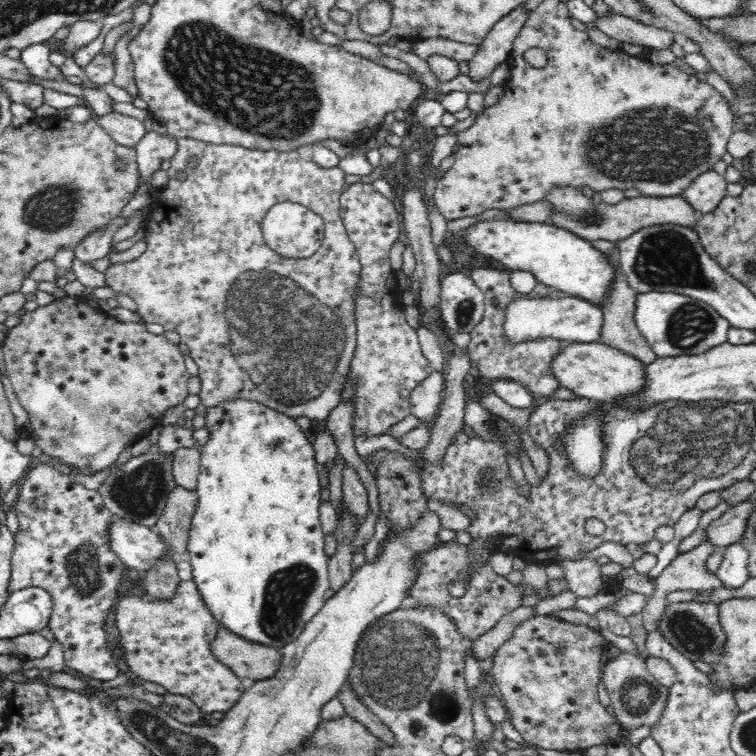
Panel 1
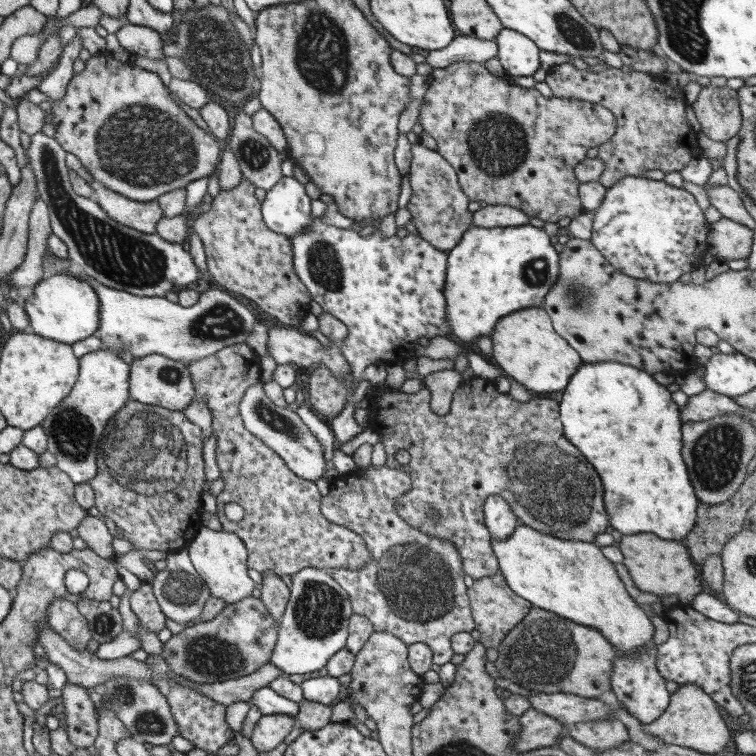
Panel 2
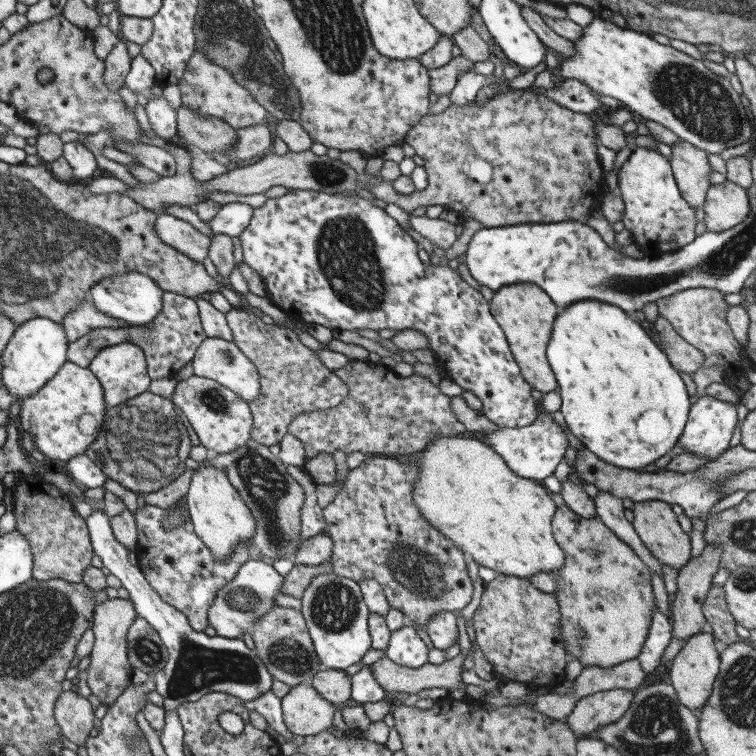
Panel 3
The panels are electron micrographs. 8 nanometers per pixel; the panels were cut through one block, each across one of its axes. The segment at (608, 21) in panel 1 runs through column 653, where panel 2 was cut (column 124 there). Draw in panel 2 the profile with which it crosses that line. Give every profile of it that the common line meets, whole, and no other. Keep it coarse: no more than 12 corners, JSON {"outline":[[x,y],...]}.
{"outline":[[129,23],[115,34],[133,56],[165,60],[161,35]]}

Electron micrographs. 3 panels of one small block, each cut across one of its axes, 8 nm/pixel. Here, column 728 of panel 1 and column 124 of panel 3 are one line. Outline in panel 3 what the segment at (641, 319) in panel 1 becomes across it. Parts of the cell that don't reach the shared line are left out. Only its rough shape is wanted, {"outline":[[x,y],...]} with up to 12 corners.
{"outline":[[91,298],[64,317],[71,343],[96,327],[131,329],[137,325],[100,312]]}

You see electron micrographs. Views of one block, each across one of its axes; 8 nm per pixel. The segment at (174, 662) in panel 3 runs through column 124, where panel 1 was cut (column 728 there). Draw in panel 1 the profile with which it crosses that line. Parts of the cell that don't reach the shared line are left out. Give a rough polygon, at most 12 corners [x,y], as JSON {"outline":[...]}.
{"outline":[[741,542],[725,547],[715,573],[726,588],[749,579],[749,551]]}

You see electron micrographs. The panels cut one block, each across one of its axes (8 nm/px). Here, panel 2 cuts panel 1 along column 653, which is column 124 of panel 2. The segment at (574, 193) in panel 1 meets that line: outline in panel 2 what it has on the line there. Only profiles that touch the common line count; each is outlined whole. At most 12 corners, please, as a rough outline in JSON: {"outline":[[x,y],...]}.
{"outline":[[94,178],[94,200],[112,220],[152,234],[160,204],[130,200]]}

